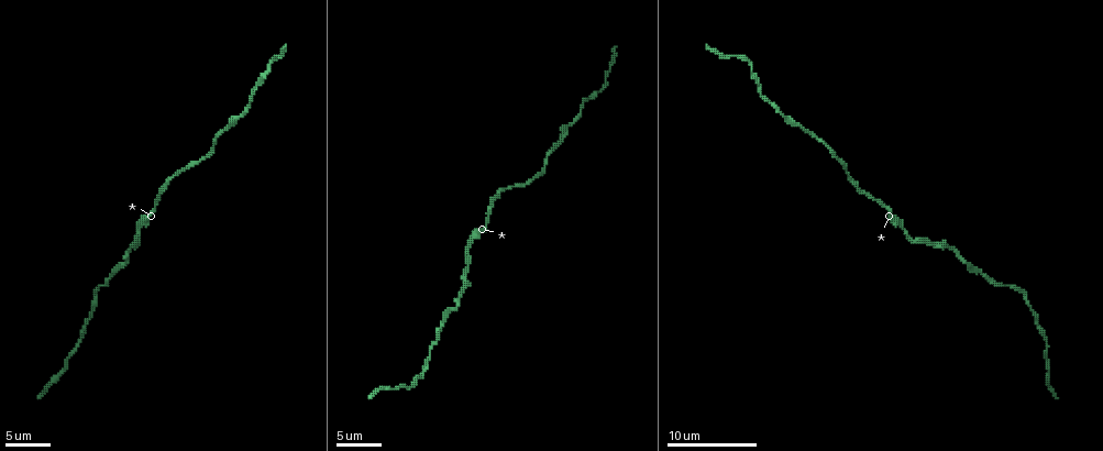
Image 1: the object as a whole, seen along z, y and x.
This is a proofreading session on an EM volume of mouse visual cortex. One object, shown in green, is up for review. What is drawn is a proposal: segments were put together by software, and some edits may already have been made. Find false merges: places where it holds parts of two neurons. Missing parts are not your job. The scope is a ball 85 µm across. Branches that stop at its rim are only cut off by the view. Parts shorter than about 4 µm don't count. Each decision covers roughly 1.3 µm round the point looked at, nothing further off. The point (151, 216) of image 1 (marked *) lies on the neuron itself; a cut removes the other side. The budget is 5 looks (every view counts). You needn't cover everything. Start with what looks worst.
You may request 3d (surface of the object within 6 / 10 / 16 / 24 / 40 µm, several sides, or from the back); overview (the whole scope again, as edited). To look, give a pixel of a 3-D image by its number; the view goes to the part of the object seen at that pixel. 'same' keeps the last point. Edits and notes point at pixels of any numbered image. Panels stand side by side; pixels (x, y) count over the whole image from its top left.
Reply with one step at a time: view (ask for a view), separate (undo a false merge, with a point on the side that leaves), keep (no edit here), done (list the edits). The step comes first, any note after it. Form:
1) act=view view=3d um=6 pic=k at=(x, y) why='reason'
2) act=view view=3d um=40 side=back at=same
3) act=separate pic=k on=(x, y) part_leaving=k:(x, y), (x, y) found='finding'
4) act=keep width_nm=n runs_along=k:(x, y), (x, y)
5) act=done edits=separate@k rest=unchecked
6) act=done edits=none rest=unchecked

act=view view=3d um=6 pic=1 at=(268, 65) why='narrows sharply'

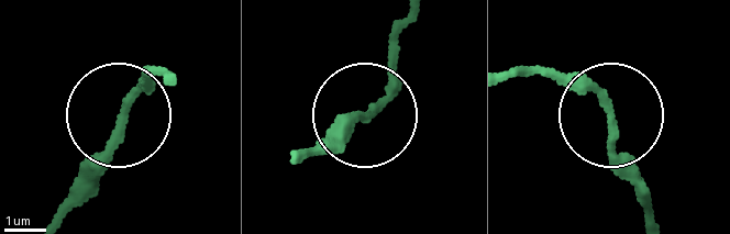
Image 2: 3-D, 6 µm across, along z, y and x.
act=view view=3d um=6 side=back pic=2 at=(610, 112)

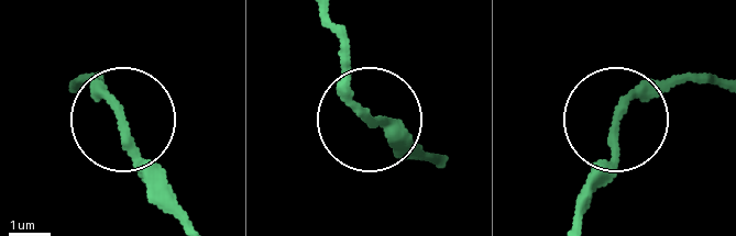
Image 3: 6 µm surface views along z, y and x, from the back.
act=keep runs_along=3:(578, 214), (623, 110), (693, 78) found='all the same neuron'

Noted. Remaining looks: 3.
act=view view=3d um=16 pic=1 at=(1046, 341)

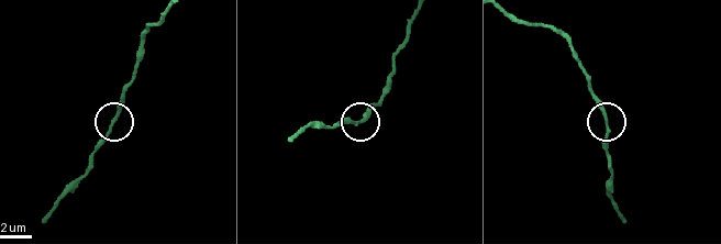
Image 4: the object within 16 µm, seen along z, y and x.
act=keep runs_along=4:(517, 17), (556, 30), (566, 40), (605, 119), (607, 153) found='continuous, no second neuron'

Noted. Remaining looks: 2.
act=view view=3d um=6 pic=1 at=(927, 242) why='a narrow waist'

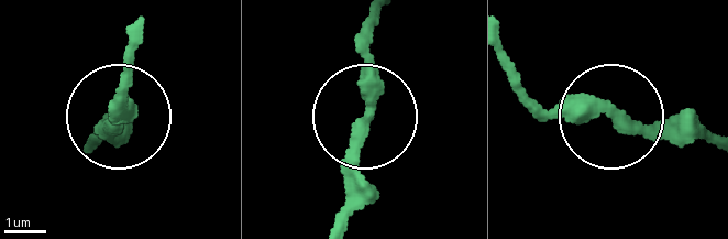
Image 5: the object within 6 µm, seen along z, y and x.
act=view view=3d um=6 side=back pic=5 at=(618, 117)

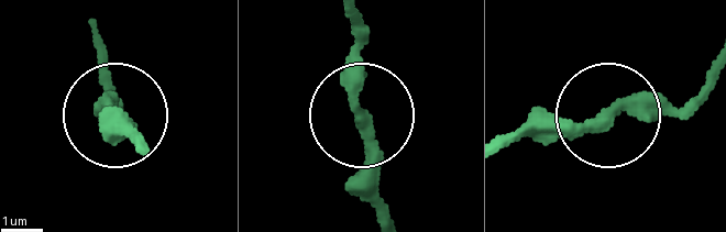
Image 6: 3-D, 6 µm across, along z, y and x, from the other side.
act=keep width_nm=310 runs_along=6:(97, 64), (128, 137) found='all the same neuron'

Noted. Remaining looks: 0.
act=done edits=none rest=unchecked

